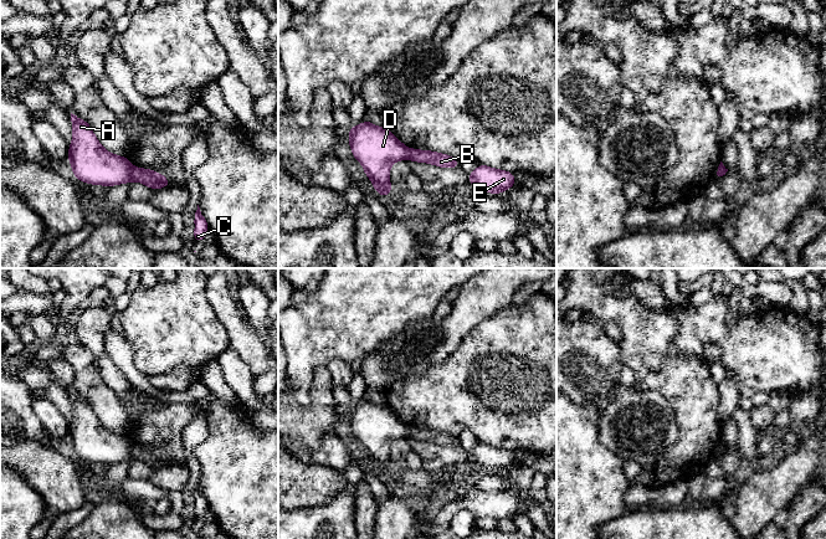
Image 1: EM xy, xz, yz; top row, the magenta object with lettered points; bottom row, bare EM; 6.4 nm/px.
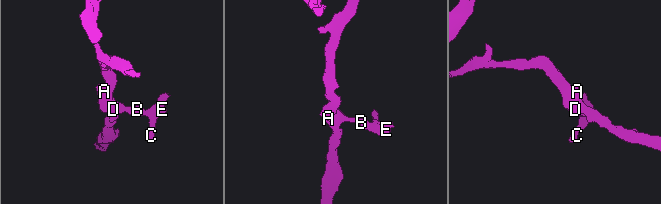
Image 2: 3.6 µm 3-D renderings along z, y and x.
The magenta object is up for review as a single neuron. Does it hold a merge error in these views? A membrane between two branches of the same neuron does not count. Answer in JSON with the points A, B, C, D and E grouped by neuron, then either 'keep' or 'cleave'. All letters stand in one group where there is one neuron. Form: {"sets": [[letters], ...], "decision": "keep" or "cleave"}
{"sets": [["A", "D"], ["B", "C", "E"]], "decision": "cleave"}

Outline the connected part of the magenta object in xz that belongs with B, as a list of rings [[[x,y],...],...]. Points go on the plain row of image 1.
[[[415,426],[410,427],[409,438],[417,440],[417,441],[430,441],[440,446],[453,446],[453,447],[461,446],[456,436],[452,436],[442,431],[419,428]]]

